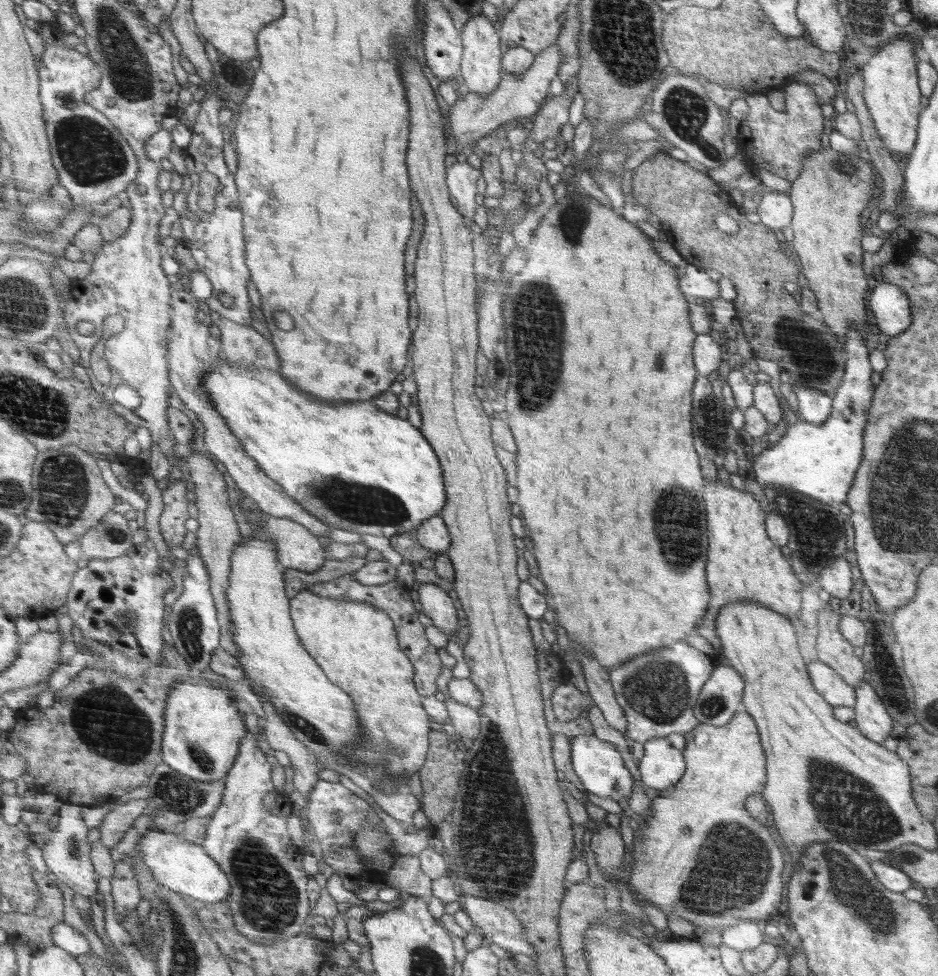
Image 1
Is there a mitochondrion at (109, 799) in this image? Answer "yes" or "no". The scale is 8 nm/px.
no

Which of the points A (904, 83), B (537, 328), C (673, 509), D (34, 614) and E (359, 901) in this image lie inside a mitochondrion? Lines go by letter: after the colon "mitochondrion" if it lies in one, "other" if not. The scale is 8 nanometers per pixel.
A: other
B: mitochondrion
C: mitochondrion
D: other
E: other

